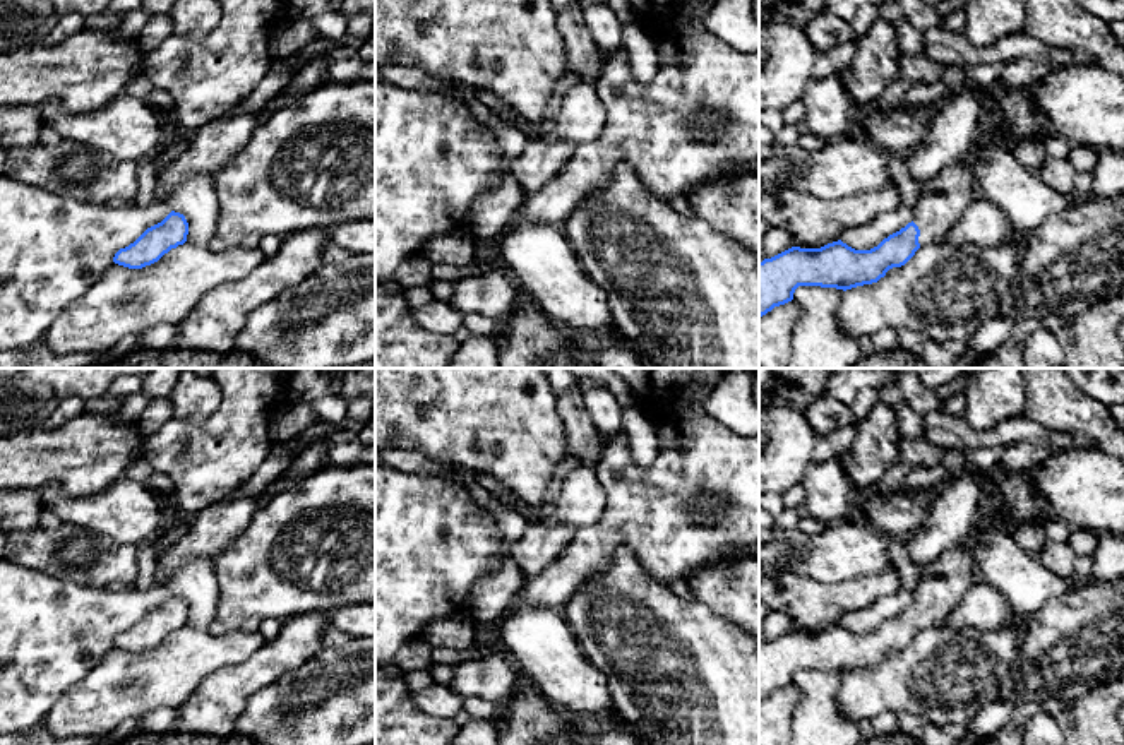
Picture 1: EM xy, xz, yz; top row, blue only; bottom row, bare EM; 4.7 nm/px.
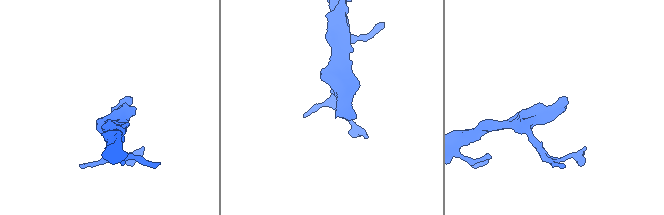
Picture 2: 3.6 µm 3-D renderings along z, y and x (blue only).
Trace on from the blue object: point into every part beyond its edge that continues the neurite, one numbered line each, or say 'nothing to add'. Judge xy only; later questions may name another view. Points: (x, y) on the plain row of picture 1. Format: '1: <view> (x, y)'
nothing to add

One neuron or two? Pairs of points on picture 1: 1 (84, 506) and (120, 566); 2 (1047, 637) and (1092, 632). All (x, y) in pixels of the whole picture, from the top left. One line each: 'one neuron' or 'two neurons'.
1: two neurons
2: one neuron

